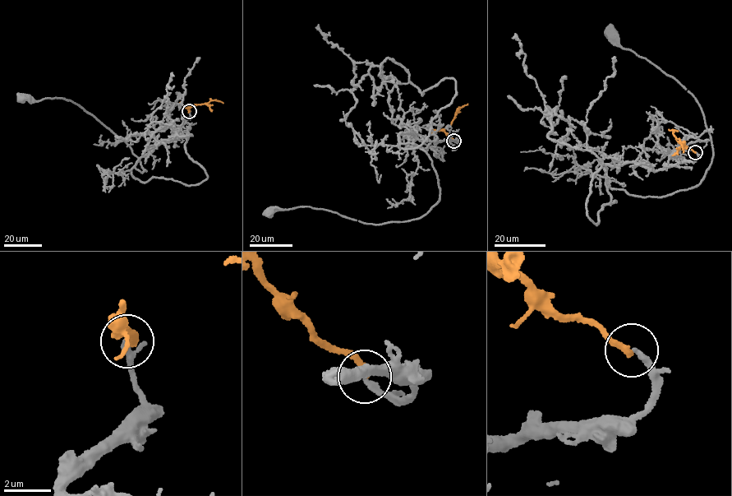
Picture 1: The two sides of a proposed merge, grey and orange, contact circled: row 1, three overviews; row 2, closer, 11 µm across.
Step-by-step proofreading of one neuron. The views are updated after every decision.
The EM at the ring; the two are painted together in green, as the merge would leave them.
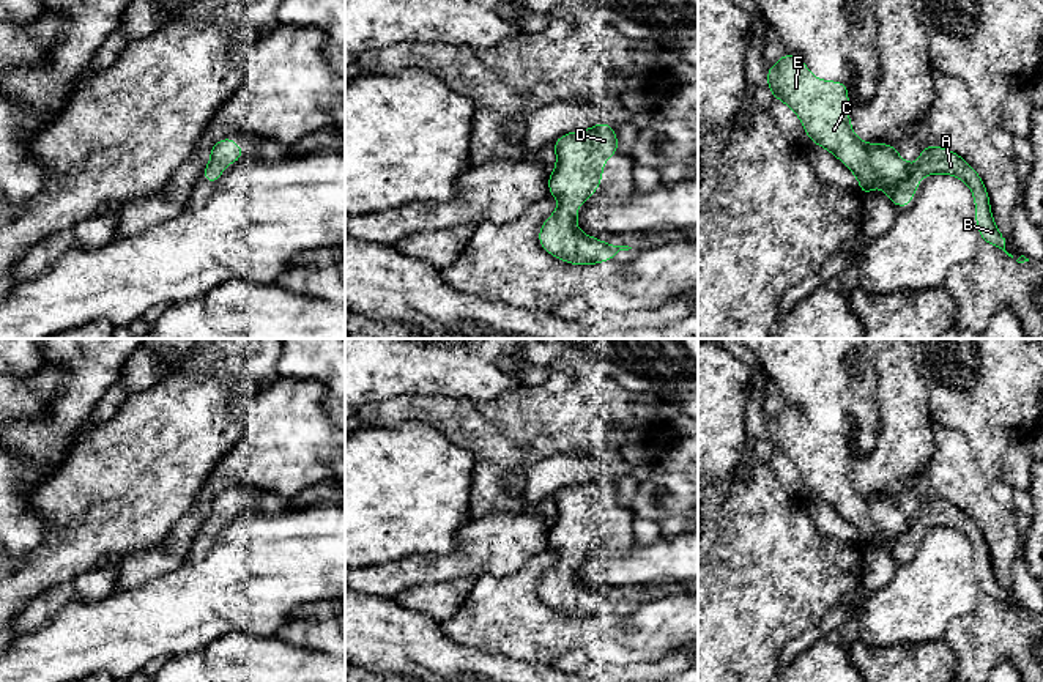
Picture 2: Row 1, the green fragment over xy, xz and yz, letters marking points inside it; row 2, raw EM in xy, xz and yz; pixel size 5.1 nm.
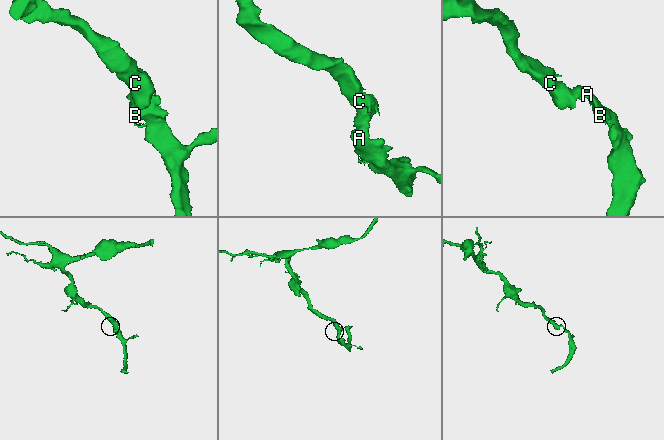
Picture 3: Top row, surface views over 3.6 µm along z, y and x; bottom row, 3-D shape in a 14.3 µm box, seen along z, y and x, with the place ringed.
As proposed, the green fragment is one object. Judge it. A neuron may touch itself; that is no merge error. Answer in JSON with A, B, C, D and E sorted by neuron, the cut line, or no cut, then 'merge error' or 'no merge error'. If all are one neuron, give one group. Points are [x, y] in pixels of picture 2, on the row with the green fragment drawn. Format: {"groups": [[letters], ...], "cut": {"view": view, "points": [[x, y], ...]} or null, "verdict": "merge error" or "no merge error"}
{"groups": [["A", "B", "C", "D", "E"]], "cut": null, "verdict": "no merge error"}

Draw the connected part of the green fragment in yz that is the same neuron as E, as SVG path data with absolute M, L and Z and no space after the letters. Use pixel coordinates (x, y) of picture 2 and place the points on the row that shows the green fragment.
M785 54L775 65L769 68L767 87L772 91L774 98L783 101L788 107L791 107L796 112L811 143L818 143L824 146L827 151L830 151L832 154L835 154L857 176L862 197L867 197L874 186L879 186L889 195L893 205L909 208L911 206L909 198L917 194L917 184L920 183L923 175L928 176L934 173L947 173L947 175L958 176L971 187L972 195L975 198L975 221L982 241L994 244L996 247L1002 249L1008 257L1013 258L1013 255L1005 250L1005 238L997 230L993 221L993 214L989 208L989 195L980 175L959 154L942 146L923 146L919 150L919 153L922 154L920 161L917 164L908 164L901 159L896 148L889 143L863 143L851 129L851 118L848 113L849 93L846 83L833 82L833 80L821 82L816 76L810 72L805 63L794 55Z

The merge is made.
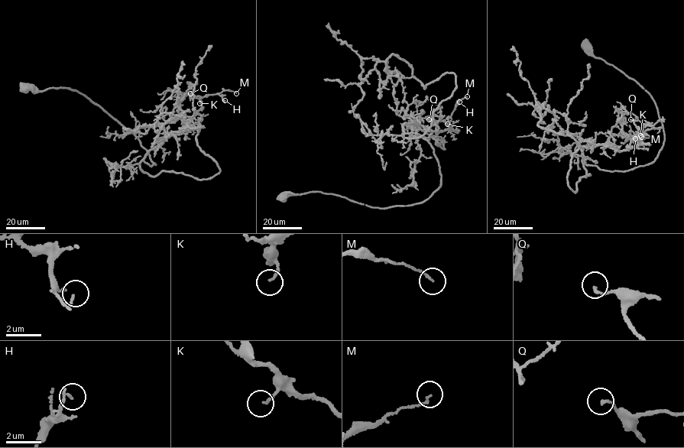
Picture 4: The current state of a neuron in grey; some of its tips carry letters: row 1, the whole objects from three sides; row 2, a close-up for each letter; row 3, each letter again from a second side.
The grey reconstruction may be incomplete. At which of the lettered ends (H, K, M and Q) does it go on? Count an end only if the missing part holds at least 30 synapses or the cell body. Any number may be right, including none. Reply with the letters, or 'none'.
none

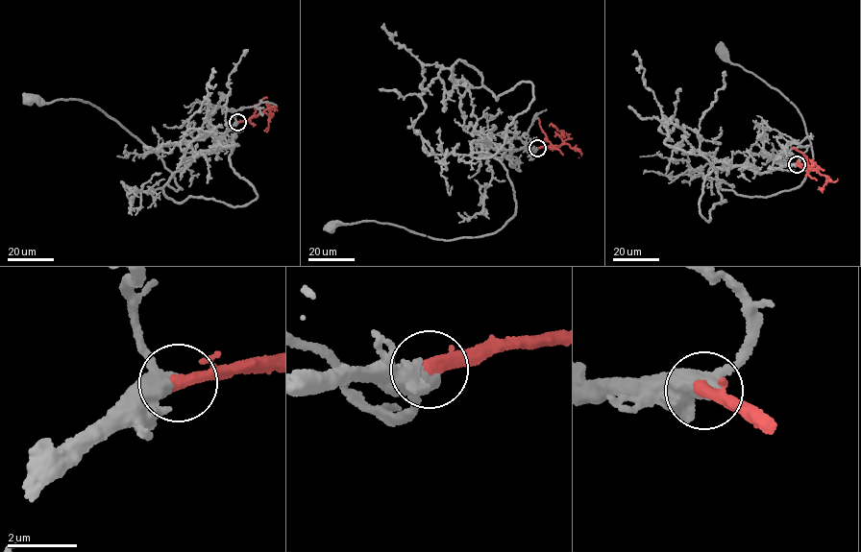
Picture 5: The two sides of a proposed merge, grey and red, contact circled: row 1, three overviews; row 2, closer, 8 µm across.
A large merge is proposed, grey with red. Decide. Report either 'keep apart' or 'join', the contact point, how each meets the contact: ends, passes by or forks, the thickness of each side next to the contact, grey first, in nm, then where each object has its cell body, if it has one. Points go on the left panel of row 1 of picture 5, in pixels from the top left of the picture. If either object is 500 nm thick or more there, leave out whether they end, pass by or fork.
join | (237, 122) | grey passes by | red ends | 440/420 nm | grey (29, 99) | red none

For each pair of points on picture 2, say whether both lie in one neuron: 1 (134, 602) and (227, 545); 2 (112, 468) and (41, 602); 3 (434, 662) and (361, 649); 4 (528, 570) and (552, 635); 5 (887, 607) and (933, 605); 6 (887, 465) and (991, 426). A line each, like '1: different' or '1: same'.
1: same
2: different
3: same
4: same
5: same
6: different

